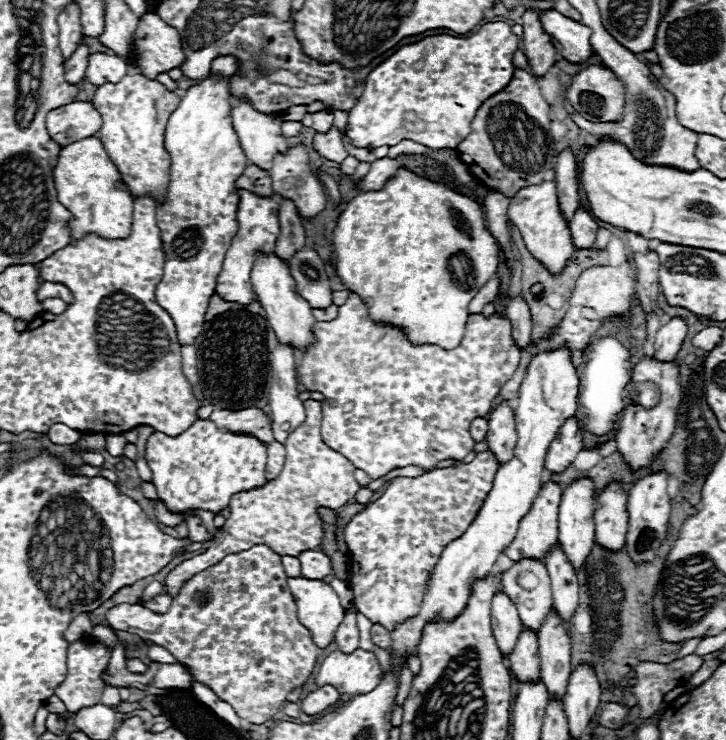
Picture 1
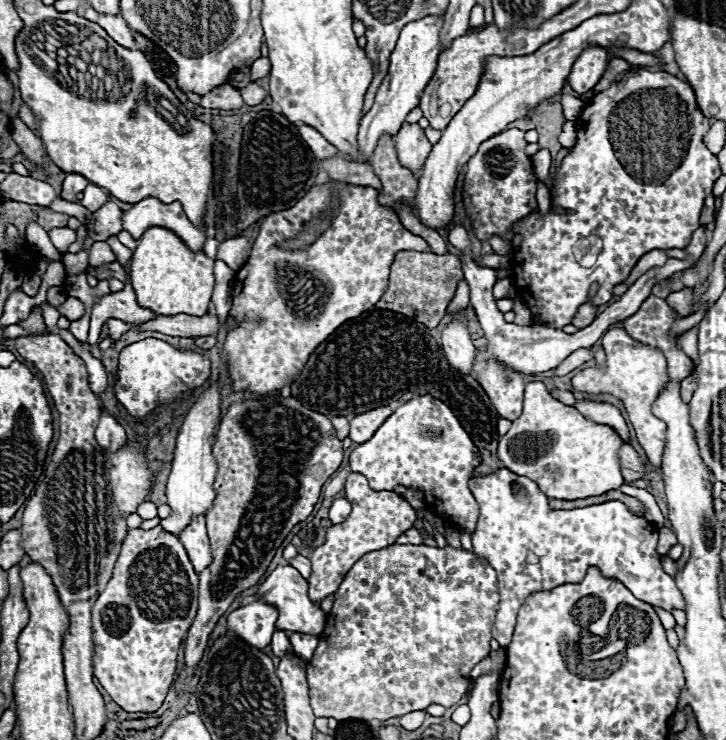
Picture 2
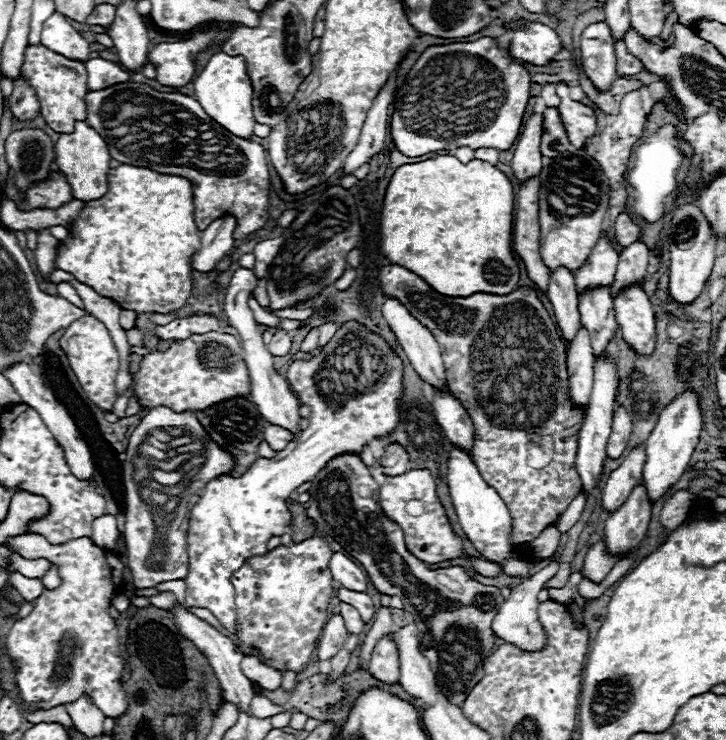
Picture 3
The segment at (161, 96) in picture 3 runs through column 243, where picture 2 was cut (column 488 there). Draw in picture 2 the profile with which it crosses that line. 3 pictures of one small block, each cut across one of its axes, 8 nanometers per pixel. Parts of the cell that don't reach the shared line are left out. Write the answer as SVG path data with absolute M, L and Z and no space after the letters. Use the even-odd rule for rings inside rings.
M510 128L510 130L504 130L488 140L484 140L484 144L480 144L478 152L466 164L468 170L466 170L462 198L464 198L464 206L468 210L472 228L480 240L488 240L490 236L500 236L502 240L512 240L514 224L524 220L524 216L530 216L536 210L536 180L538 178L532 170L530 156L524 152L526 146L528 146L528 142L524 140L524 132L518 128Z

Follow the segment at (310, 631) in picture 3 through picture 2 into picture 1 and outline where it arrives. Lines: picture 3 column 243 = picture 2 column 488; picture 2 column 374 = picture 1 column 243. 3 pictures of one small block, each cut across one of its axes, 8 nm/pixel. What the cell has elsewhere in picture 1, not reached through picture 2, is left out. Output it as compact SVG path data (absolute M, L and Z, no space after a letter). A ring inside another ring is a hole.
M256 544L256 546L250 548L250 550L244 550L244 552L238 552L238 554L230 554L230 556L222 558L218 564L214 564L214 566L210 566L210 568L198 572L198 574L194 574L194 576L180 588L178 596L172 598L172 604L170 604L168 612L158 614L158 612L152 612L152 610L148 610L148 608L144 608L144 606L140 606L140 604L118 604L116 608L112 608L112 610L104 616L104 620L106 620L114 630L126 630L126 632L138 634L140 638L146 638L146 640L150 640L150 642L154 642L154 644L166 648L178 662L182 662L182 664L186 664L186 666L190 668L190 674L194 676L194 680L198 680L200 684L208 686L220 700L228 702L228 704L236 710L238 718L242 718L242 720L246 720L246 722L250 722L250 724L264 724L266 720L270 720L270 718L276 716L276 712L280 710L280 706L286 702L286 696L288 696L294 688L302 686L302 684L312 676L312 672L314 672L314 668L316 668L316 662L318 662L318 650L320 650L320 648L314 644L314 640L312 640L312 632L298 620L296 600L294 600L294 596L292 596L292 592L290 592L286 580L288 580L288 576L286 576L284 566L282 566L282 556L276 554L276 552L274 552L270 546L266 546L266 544Z

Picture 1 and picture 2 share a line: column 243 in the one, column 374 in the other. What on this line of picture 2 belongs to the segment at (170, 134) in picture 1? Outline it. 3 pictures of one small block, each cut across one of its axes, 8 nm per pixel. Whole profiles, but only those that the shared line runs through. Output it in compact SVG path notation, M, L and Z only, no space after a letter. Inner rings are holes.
M382 136L374 154L366 160L376 176L382 182L382 190L378 192L378 202L386 208L396 208L398 202L404 202L412 208L412 196L416 196L416 180L418 174L404 168L398 162L394 138Z

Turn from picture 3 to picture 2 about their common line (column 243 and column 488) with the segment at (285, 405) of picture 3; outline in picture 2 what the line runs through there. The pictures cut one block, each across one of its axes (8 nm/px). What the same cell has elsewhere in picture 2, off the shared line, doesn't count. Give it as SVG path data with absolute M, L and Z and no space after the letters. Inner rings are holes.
M454 224L454 226L448 230L448 242L450 242L454 248L460 250L460 260L462 260L464 278L466 278L468 284L470 284L470 304L474 306L476 316L478 316L478 320L480 320L480 324L482 324L482 328L484 328L484 334L486 334L486 340L488 340L486 346L488 346L490 356L492 356L494 360L498 360L498 362L504 362L504 364L512 366L516 372L536 374L536 372L548 372L548 370L556 368L568 354L572 354L572 352L578 350L578 348L590 348L590 346L594 346L594 344L604 336L604 332L606 332L612 324L622 322L624 318L632 316L632 314L640 308L640 304L650 296L650 290L652 290L652 286L654 286L656 280L666 280L666 278L670 278L672 274L690 268L690 266L702 256L704 248L706 248L706 244L708 244L708 234L710 234L708 228L700 226L700 228L694 232L690 244L686 246L686 250L688 250L688 260L668 258L668 262L666 262L664 266L650 268L644 276L640 276L640 278L626 290L626 294L624 294L618 302L610 304L590 326L578 330L576 334L564 334L562 330L544 328L544 326L538 326L538 324L532 324L532 326L516 326L516 324L506 322L506 320L504 320L504 314L496 308L496 300L494 300L494 296L492 296L492 286L494 286L494 282L496 282L496 270L484 270L484 268L480 268L480 266L474 262L474 258L472 258L472 254L470 254L470 238L468 238L466 228L464 228L462 224Z

